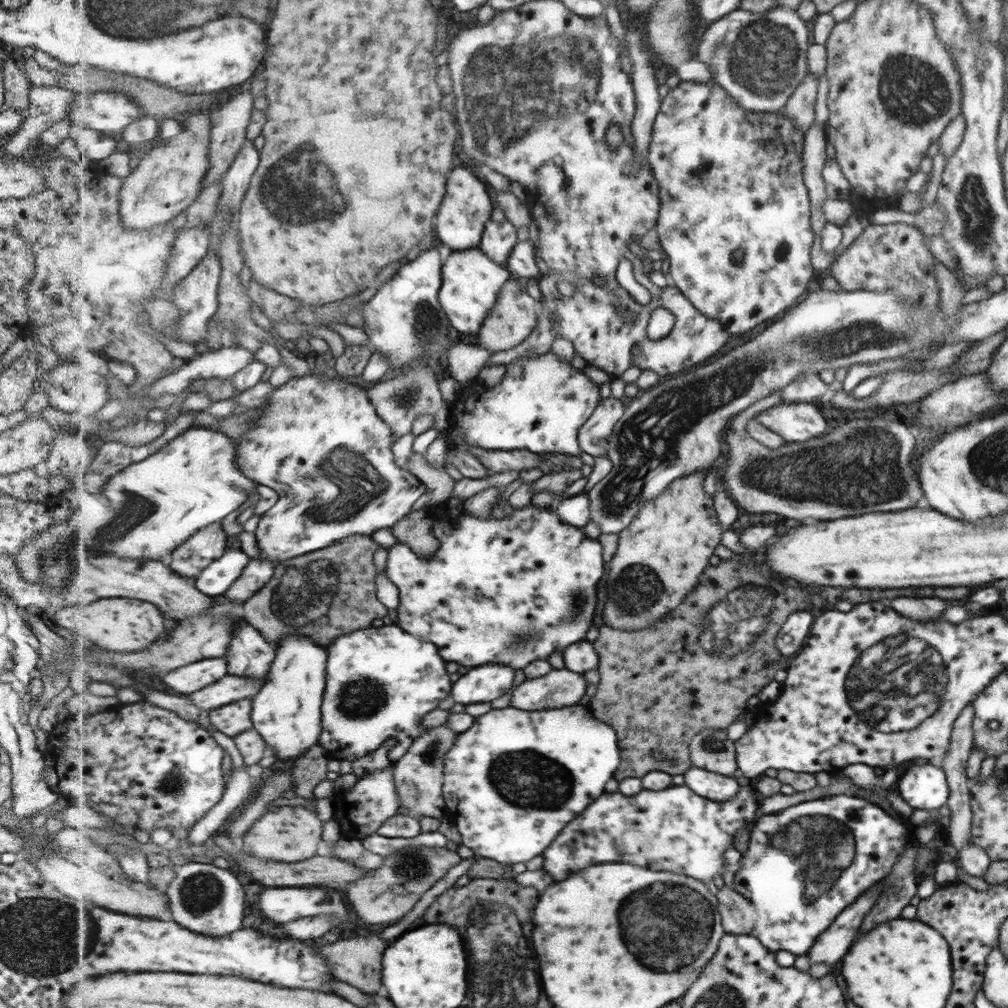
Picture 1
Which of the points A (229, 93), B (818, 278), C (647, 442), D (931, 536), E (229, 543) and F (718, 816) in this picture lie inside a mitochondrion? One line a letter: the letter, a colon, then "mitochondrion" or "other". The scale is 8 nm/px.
A: other
B: other
C: mitochondrion
D: other
E: other
F: other

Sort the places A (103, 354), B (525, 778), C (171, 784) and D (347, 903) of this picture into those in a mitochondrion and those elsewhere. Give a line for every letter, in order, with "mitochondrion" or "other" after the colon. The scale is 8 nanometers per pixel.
A: other
B: mitochondrion
C: mitochondrion
D: other

